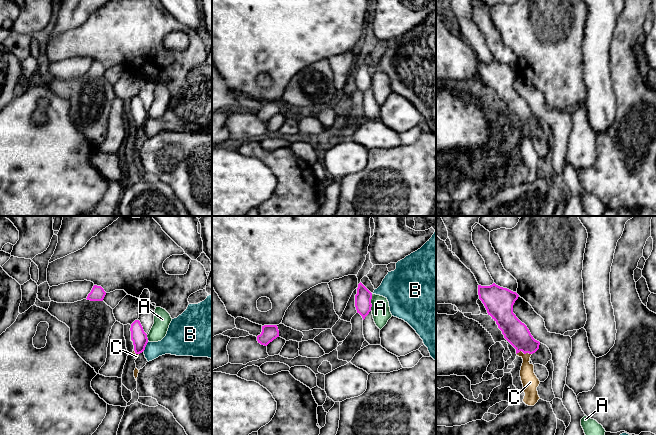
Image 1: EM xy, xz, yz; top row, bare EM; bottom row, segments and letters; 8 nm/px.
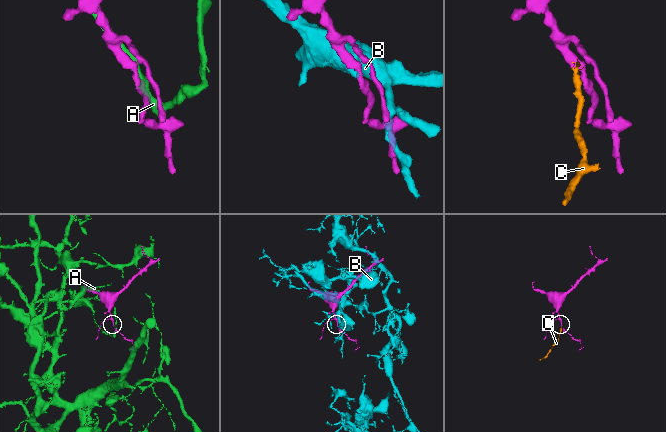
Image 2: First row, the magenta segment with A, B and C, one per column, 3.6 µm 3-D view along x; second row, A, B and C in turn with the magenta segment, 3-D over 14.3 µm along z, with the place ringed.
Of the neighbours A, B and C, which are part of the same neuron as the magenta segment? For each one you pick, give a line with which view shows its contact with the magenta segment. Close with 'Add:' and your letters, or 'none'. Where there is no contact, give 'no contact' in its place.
C: contact in yz
Add: C

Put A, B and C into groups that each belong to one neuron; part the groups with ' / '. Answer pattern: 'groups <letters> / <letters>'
groups A / B / C

